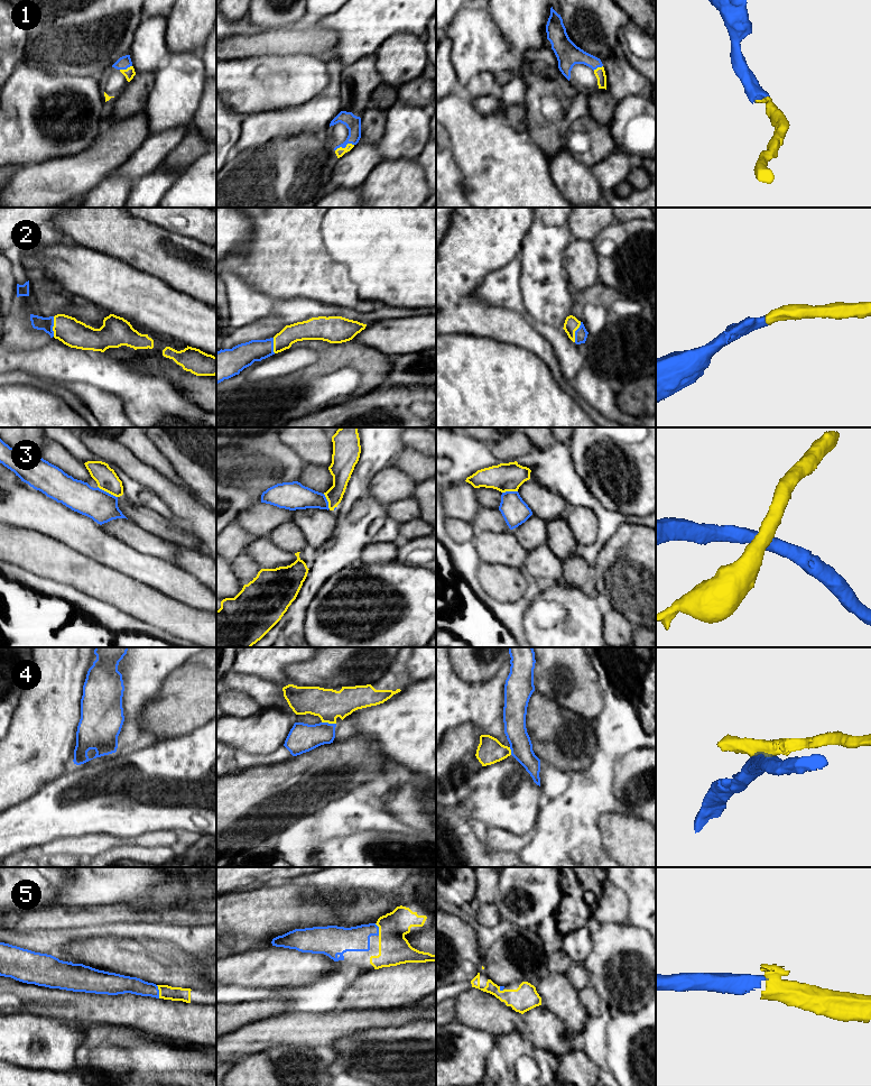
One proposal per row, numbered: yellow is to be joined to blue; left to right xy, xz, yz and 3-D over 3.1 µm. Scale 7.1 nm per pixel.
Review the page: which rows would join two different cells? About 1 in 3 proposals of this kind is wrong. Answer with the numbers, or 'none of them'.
3, 4

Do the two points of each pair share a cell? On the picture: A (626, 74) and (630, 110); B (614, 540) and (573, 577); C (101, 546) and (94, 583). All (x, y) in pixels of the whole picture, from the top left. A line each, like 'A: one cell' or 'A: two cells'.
A: two cells
B: two cells
C: two cells

